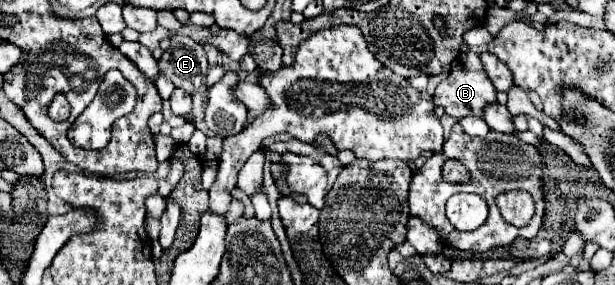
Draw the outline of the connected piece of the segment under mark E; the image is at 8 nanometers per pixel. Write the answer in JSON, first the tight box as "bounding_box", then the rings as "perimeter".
{"bounding_box":[158,35,208,93],"perimeter":[[[172,35],[172,45],[164,51],[158,65],[160,73],[166,75],[174,85],[182,87],[186,93],[198,91],[208,71],[206,51],[200,43],[184,35]]]}

